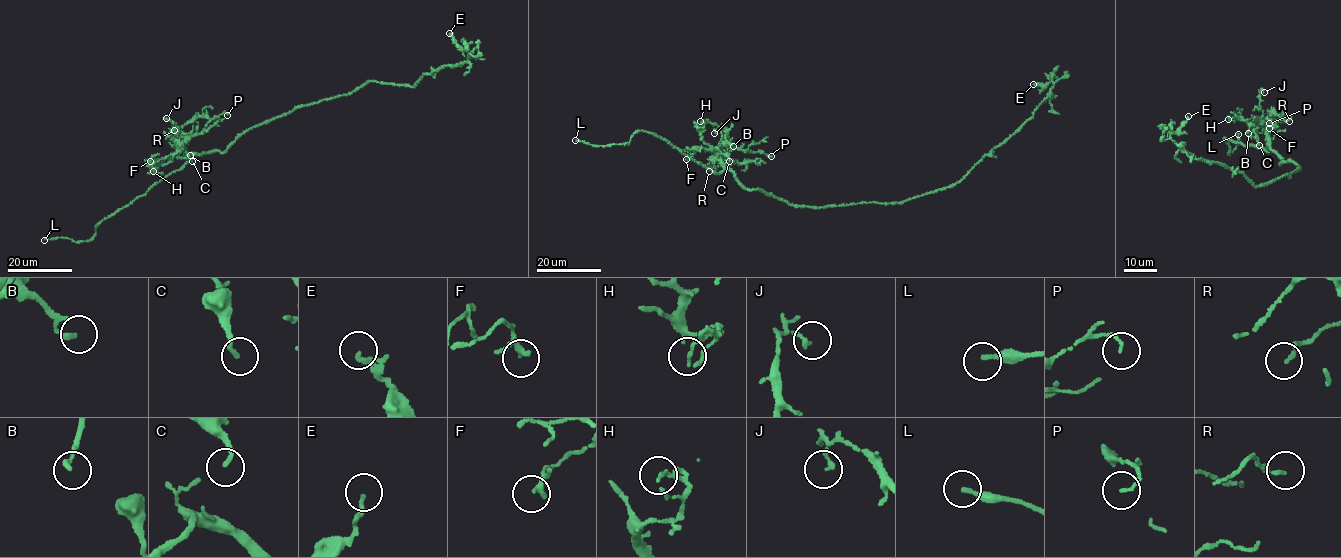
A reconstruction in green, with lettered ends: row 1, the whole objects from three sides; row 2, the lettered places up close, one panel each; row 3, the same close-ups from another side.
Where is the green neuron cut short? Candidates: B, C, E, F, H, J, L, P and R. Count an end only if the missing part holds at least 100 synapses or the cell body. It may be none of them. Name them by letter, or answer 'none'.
L

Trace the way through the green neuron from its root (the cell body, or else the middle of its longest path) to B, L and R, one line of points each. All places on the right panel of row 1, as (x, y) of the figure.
B: (1299, 169), (1293, 161), (1280, 164), (1282, 159), (1273, 151), (1262, 121), (1254, 123), (1248, 133)
L: (1299, 169), (1293, 161), (1280, 164), (1268, 143), (1267, 151), (1225, 138), (1228, 153), (1238, 134)
R: (1299, 169), (1293, 161), (1280, 164), (1282, 159), (1273, 151), (1266, 130), (1284, 119), (1289, 121)

